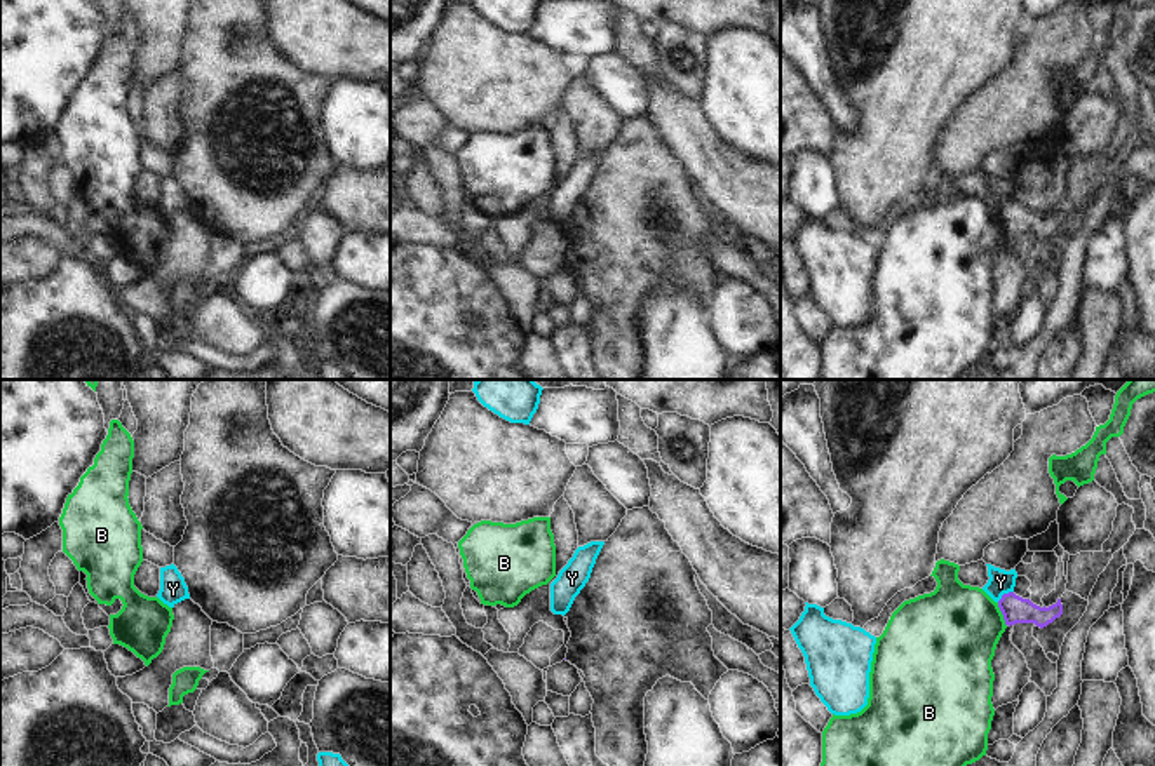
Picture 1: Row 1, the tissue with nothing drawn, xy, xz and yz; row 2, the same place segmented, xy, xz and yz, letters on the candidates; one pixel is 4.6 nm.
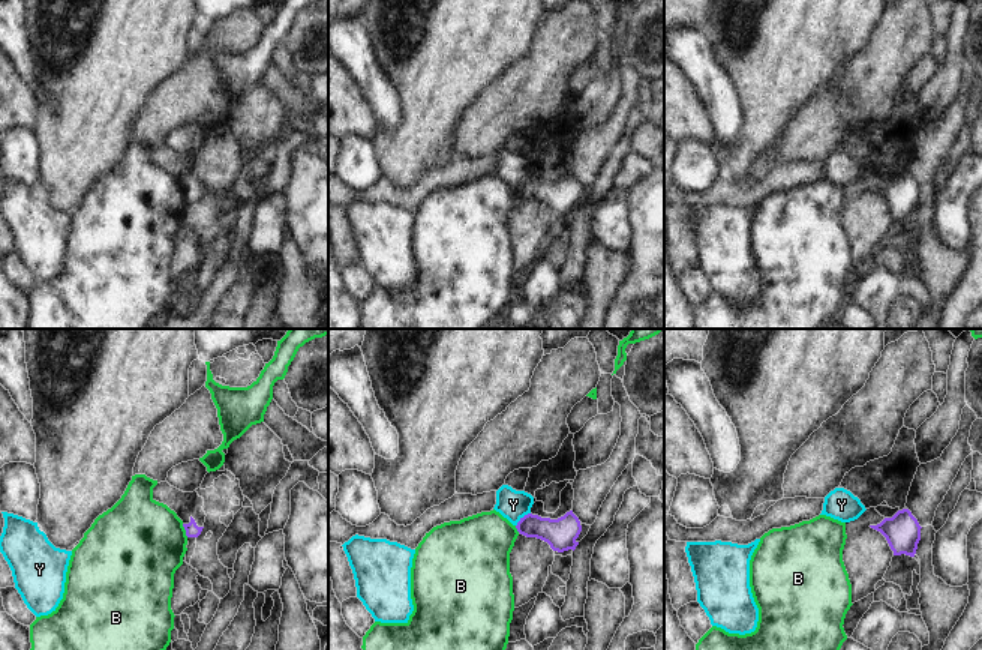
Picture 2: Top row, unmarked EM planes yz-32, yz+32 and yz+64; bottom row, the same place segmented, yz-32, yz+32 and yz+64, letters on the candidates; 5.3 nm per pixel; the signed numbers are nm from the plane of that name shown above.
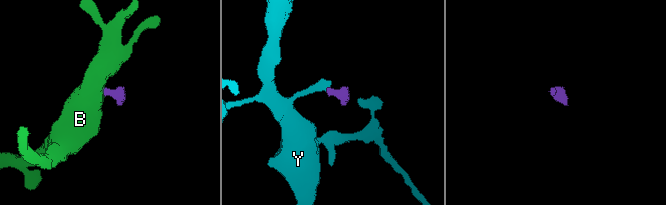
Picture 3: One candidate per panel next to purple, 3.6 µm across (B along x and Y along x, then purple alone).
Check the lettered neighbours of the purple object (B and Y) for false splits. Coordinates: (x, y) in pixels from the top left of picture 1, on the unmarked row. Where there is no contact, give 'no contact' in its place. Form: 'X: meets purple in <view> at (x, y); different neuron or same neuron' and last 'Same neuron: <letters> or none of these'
B: meets purple in yz at (1002, 223); different neuron
Y: meets purple in yz at (1004, 204); different neuron
Same neuron: none of these

